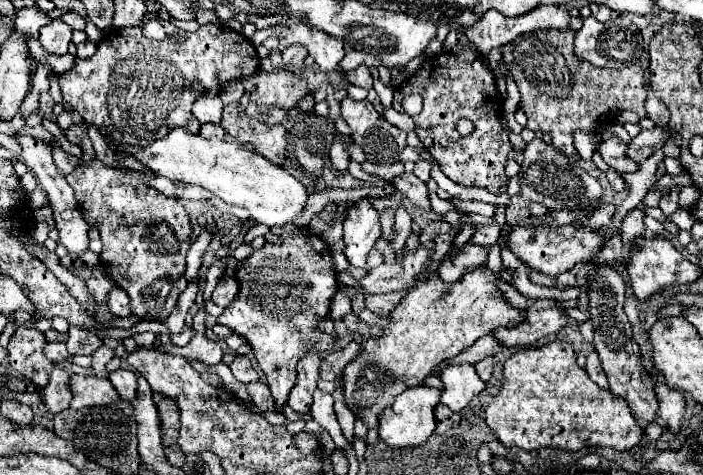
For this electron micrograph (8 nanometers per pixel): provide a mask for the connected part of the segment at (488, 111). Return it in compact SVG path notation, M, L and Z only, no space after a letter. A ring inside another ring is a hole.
M461 29L461 53L439 53L423 61L421 69L395 89L393 109L403 113L403 99L411 93L423 97L423 111L413 115L415 133L425 149L437 159L441 171L461 187L479 187L497 193L505 177L507 153L511 151L509 135L503 131L503 97L497 91L495 77L485 65L483 55L467 41ZM467 117L475 123L475 131L467 137L455 131L457 119Z

